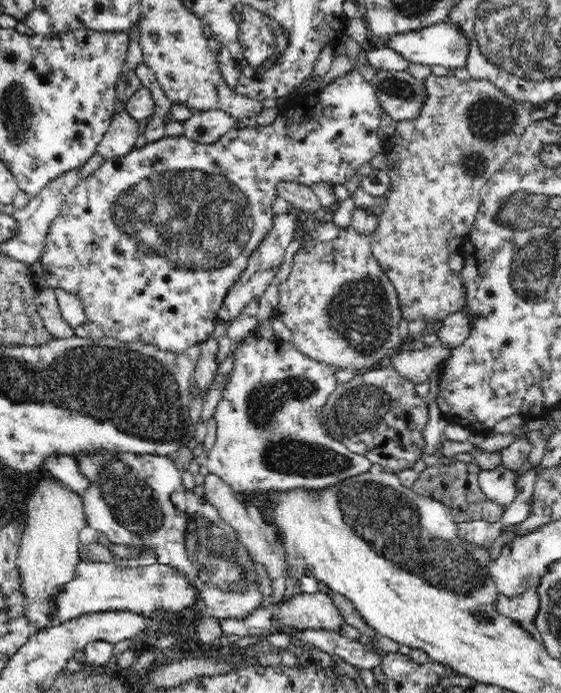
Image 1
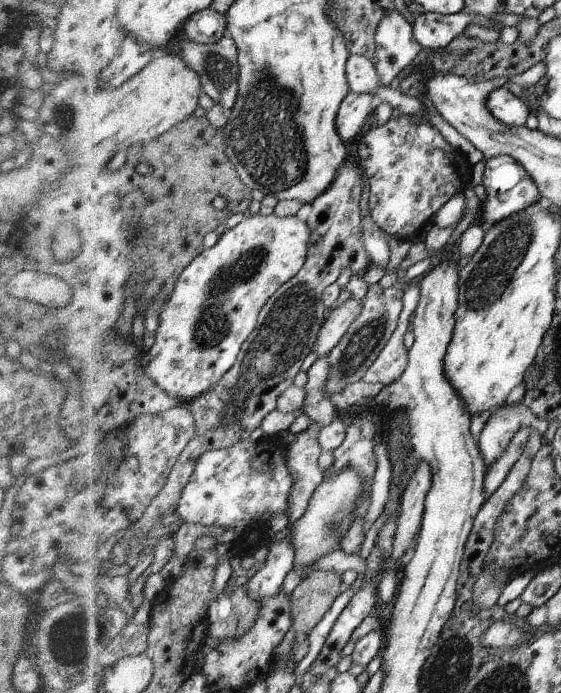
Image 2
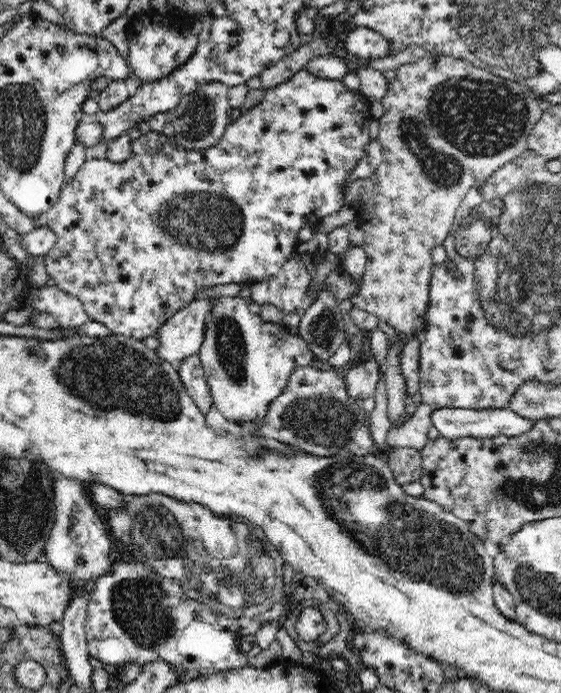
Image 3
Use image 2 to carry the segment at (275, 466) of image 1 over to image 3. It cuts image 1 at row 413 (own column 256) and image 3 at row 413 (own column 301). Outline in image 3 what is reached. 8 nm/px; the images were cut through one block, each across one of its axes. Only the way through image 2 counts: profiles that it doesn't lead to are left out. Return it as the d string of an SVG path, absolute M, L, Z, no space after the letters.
M221 297L216 312L208 320L206 340L200 348L204 361L206 380L210 385L214 408L228 420L242 427L251 424L258 431L268 426L268 416L272 412L272 404L286 392L290 386L290 378L298 368L318 365L318 358L310 347L310 341L302 336L290 335L282 324L264 322L259 315L248 310L249 302L238 297Z

